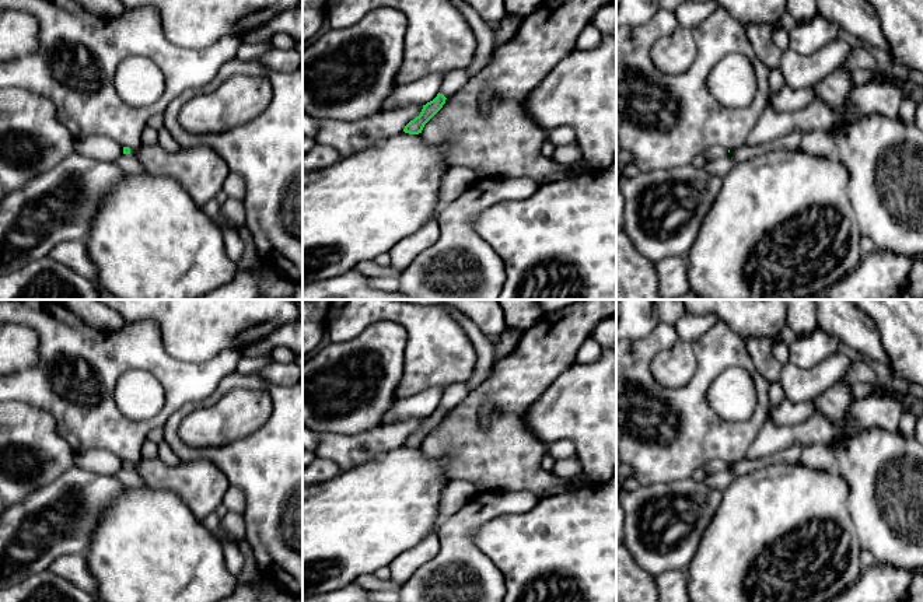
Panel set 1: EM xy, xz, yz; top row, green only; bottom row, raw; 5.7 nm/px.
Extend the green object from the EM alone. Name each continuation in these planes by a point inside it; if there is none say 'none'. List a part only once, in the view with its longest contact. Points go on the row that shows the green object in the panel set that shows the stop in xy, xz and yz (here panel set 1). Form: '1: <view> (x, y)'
1: xz (455, 80)

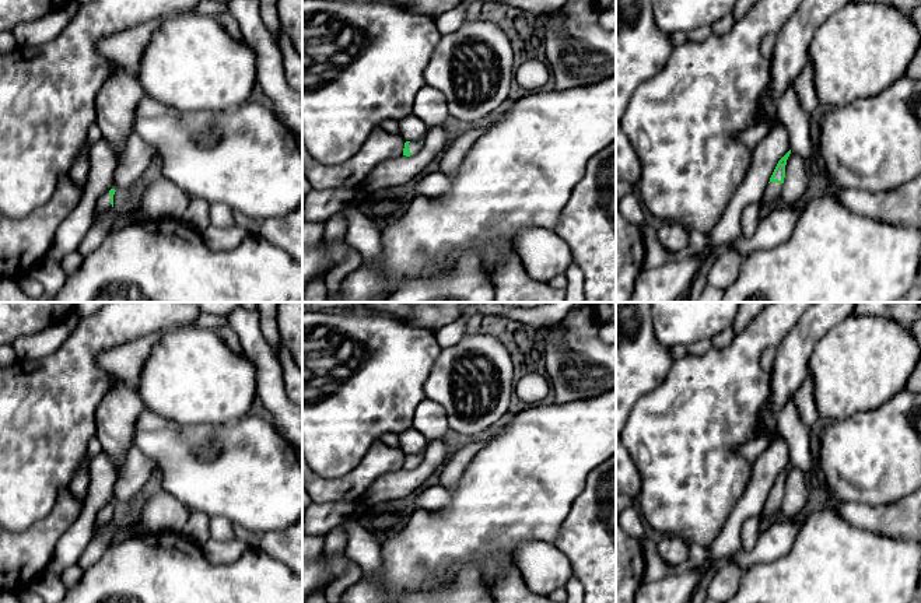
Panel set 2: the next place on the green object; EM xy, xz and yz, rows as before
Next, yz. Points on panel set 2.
1: yz (749, 217)

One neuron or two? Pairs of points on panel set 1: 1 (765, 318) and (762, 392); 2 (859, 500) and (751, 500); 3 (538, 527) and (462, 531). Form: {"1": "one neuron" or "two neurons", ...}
{"1": "two neurons", "2": "two neurons", "3": "two neurons"}

